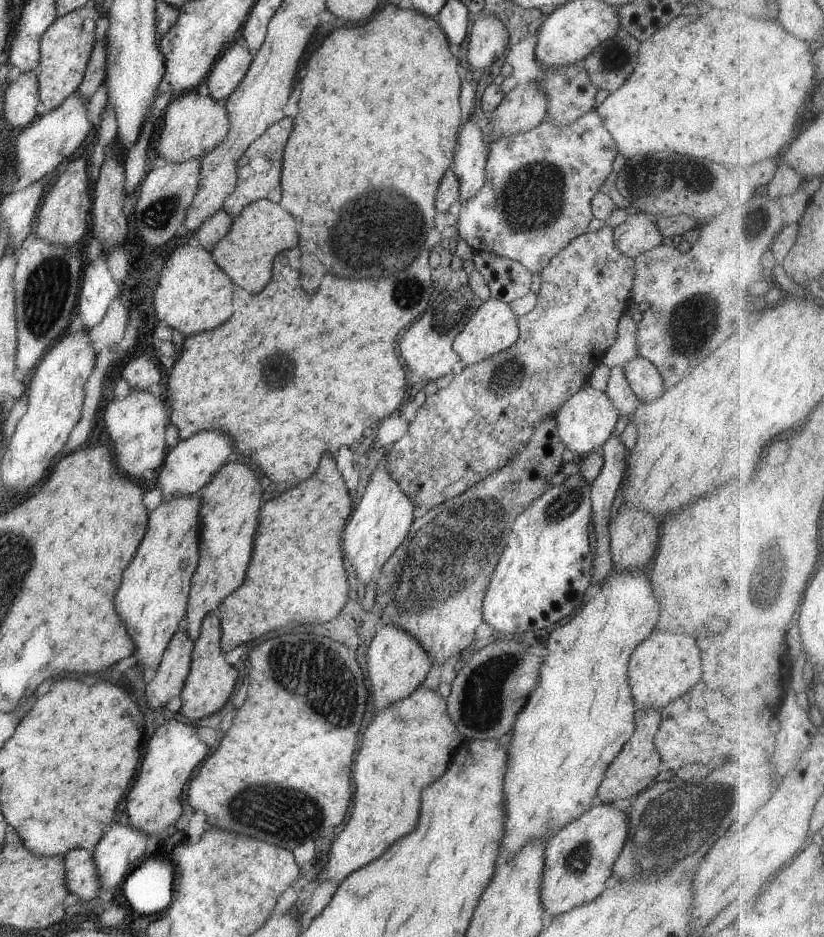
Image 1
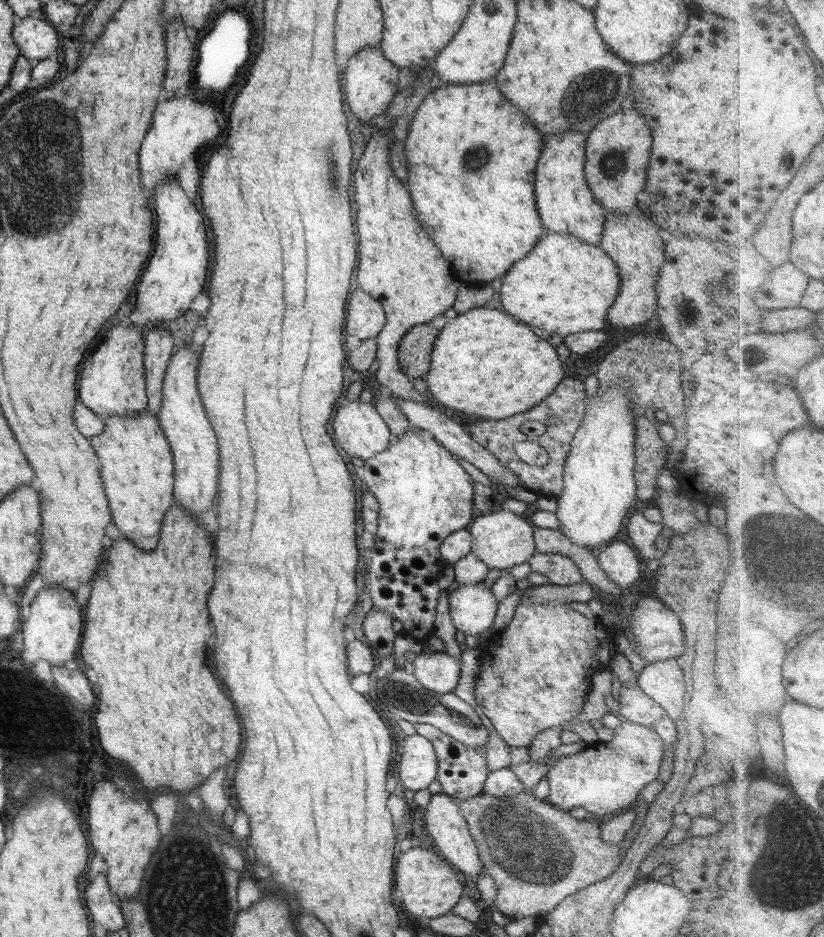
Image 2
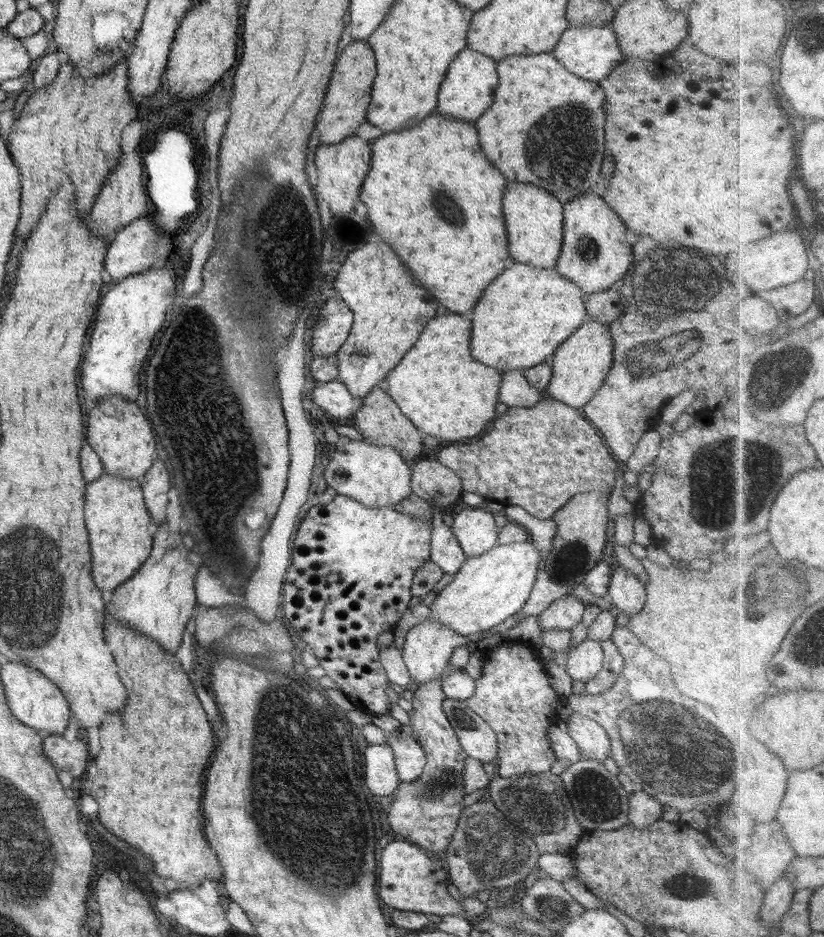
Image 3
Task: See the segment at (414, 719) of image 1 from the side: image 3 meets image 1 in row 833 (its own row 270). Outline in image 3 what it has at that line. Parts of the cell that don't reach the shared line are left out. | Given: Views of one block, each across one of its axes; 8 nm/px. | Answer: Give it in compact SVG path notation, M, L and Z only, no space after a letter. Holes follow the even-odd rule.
M382 240L368 242L362 250L348 253L333 287L352 309L354 319L348 339L335 354L337 379L348 387L353 397L362 399L376 386L382 385L386 374L418 341L428 320L436 316L440 304L412 278L408 266L404 266L396 252Z

